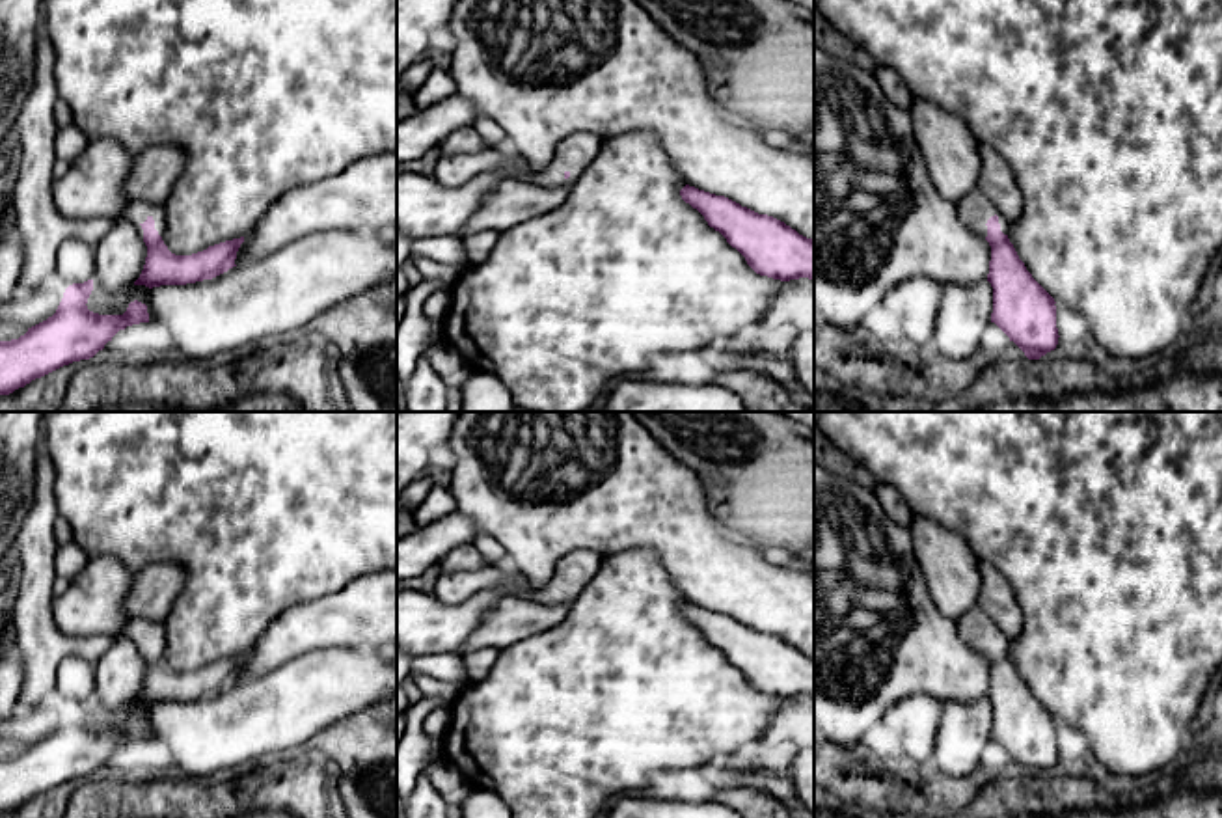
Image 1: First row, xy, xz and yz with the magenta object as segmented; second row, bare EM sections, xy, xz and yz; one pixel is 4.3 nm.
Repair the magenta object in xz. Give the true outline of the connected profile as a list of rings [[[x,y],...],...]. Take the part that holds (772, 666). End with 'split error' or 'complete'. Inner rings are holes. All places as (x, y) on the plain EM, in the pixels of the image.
[[[689,602],[680,607],[680,613],[745,675],[756,691],[781,699],[814,697],[812,656],[799,652],[773,634],[758,632],[725,613]]]; complete

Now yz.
[[[991,634],[985,643],[985,658],[991,663],[987,691],[993,704],[991,740],[1028,777],[1039,777],[1058,762],[1056,719],[1026,688],[1008,652],[1000,648],[998,634]]]; complete

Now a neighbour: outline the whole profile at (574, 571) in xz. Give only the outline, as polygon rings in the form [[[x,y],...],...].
[[[576,550],[563,557],[544,589],[522,591],[505,566],[486,566],[473,572],[449,572],[436,579],[432,594],[445,606],[455,606],[488,589],[509,583],[512,596],[546,606],[574,602],[600,570],[604,555],[594,550]]]

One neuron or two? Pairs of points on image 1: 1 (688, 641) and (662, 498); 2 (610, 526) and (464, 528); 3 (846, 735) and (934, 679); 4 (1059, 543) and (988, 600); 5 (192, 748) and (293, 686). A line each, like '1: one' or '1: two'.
1: two
2: two
3: one
4: two
5: one

